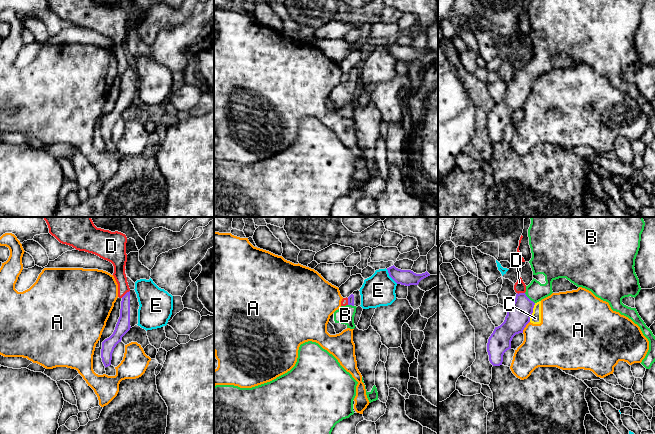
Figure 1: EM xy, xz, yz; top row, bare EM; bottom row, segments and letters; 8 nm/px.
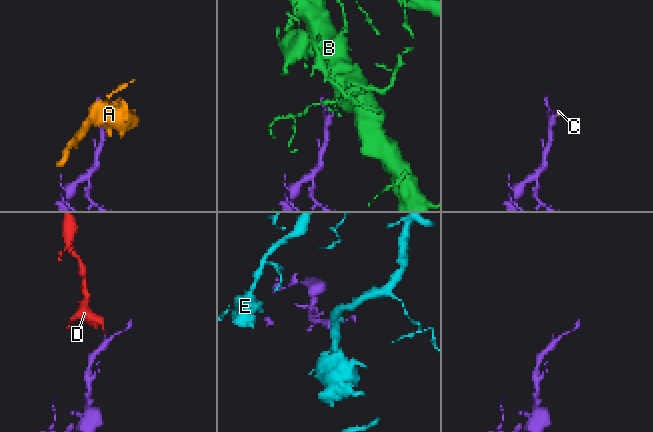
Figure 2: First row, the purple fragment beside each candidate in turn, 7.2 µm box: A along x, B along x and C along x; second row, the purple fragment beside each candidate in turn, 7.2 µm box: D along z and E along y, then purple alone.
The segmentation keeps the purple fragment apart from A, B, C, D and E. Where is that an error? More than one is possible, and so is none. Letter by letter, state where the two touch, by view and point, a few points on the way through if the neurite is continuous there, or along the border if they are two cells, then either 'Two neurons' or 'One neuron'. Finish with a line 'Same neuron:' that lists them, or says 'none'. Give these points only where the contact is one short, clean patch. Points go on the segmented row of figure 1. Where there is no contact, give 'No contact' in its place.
A: Touches purple at yz (525, 326). Two neurons
B: Touches purple at yz (528, 298). Path across: yz (519, 313), (528, 298), (535, 291). One neuron
C: Touches purple at yz (532, 312). Boundary: yz (535, 303), (529, 321). Two neurons
D: Touches purple at xy (126, 293). Boundary: xy (129, 290), (121, 297). Two neurons
E: Touches purple at xz (390, 276). Boundary: xz (386, 269), (388, 274), (397, 283). Two neurons
Same neuron: B

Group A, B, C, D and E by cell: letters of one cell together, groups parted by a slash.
A C / B / D / E

